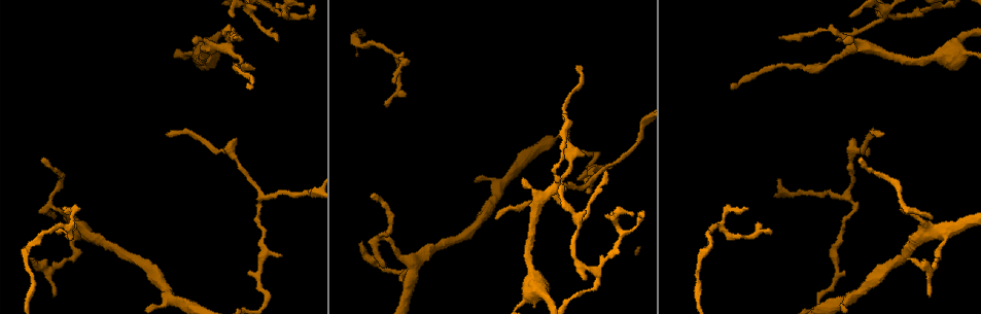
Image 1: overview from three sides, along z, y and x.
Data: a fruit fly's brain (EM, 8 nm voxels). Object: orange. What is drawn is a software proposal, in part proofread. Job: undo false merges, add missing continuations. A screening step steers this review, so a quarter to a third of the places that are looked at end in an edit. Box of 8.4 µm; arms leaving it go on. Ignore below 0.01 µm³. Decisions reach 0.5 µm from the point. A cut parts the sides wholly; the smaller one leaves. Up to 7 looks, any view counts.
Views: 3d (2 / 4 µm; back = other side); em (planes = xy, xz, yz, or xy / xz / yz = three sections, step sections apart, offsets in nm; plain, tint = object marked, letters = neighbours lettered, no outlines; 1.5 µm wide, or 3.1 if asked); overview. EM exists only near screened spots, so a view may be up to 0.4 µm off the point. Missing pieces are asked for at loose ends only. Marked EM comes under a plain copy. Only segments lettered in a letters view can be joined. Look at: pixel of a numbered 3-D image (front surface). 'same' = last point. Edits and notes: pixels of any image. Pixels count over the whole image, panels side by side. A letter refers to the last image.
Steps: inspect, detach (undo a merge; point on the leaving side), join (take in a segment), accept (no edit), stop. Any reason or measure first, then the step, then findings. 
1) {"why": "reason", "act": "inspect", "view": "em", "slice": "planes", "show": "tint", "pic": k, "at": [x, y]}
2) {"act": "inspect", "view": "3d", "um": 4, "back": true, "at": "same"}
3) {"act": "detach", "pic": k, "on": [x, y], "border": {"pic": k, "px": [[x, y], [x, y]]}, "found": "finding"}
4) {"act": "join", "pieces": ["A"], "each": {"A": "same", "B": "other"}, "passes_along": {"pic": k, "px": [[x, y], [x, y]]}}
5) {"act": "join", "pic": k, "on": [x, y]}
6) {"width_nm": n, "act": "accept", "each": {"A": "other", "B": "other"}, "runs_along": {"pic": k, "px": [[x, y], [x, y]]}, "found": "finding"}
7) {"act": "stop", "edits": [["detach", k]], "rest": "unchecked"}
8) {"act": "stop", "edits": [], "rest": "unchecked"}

{"why": "free end", "act": "inspect", "view": "3d", "um": 4, "pic": 1, "at": [862, 160]}

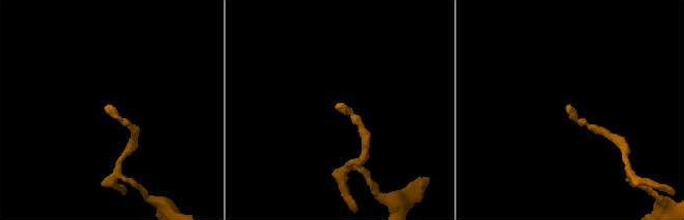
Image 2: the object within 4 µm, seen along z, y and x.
{"act": "inspect", "view": "em", "slice": "planes", "show": "letters", "pic": 2, "at": [569, 106]}

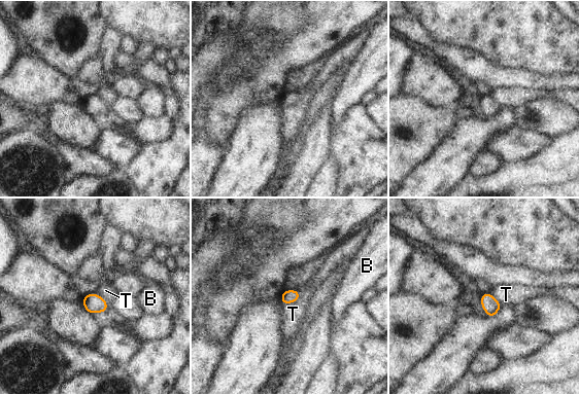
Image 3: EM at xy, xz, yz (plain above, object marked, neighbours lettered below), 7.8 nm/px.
{"longest_contact_nm": ["T", 180], "act": "accept", "each": {"B": "other", "T": "other"}, "border": {"pic": 3, "px": [[299, 291], [296, 300], [281, 304]]}, "found": "no lettered segment goes on from it"}

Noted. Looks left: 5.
{"why": "thin end", "act": "inspect", "view": "3d", "um": 4, "back": true, "pic": 1, "at": [745, 208]}

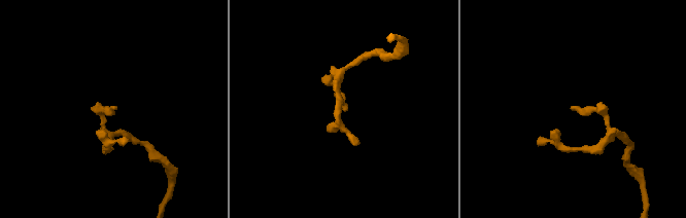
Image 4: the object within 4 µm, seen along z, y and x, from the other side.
{"act": "inspect", "view": "em", "slice": "planes", "show": "letters", "pic": 4, "at": [346, 108]}

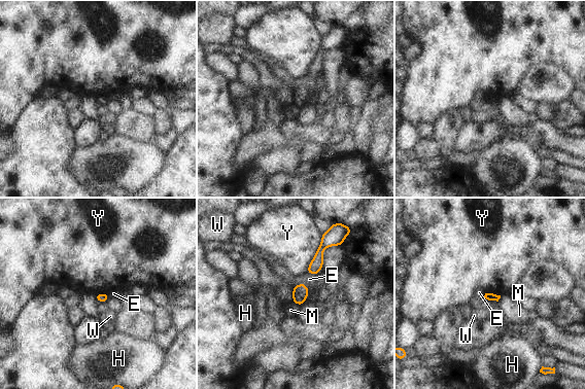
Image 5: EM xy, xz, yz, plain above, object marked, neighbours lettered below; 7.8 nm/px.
{"act": "accept", "each": {"E": "other", "H": "other", "M": "other", "W": "other", "Y": "other"}, "border": {"pic": 5, "px": [[321, 234], [321, 242], [305, 272]]}, "found": "none of them fits"}

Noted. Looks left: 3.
{"why": "calibre changes", "act": "inspect", "view": "em", "slice": "yz", "step": 8, "show": "letters", "pic": 1, "at": [198, 62]}

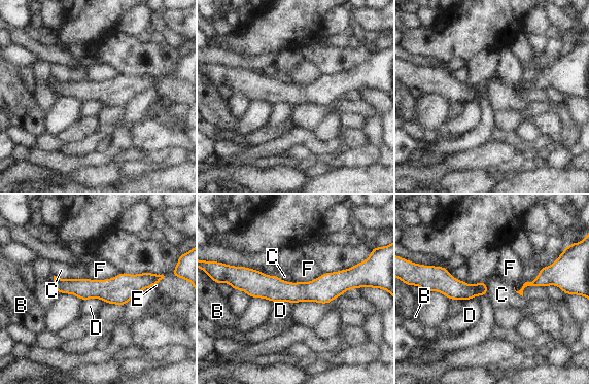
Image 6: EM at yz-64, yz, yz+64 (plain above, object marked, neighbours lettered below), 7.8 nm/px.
{"longest_contact_nm": ["F", 280], "act": "accept", "each": {"B": "other", "C": "other", "D": "other", "E": "other", "F": "other"}, "runs_along": {"pic": 6, "px": [[235, 284], [277, 290], [356, 284]]}, "found": "one cell here"}

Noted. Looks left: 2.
{"act": "stop", "edits": [], "rest": "unchecked"}

